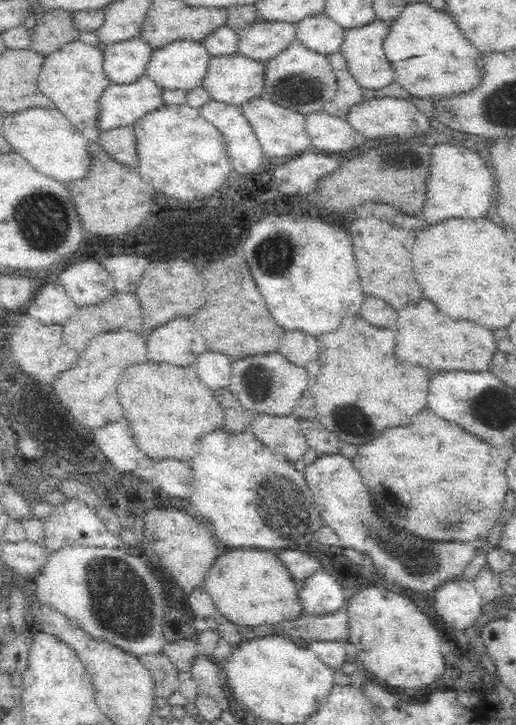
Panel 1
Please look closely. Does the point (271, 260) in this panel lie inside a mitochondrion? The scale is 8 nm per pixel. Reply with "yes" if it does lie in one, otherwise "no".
yes

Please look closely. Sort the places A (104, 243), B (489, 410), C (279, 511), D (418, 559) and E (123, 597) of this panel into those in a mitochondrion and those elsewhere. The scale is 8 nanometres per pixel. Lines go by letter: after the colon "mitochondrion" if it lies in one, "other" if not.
A: other
B: mitochondrion
C: mitochondrion
D: mitochondrion
E: mitochondrion

